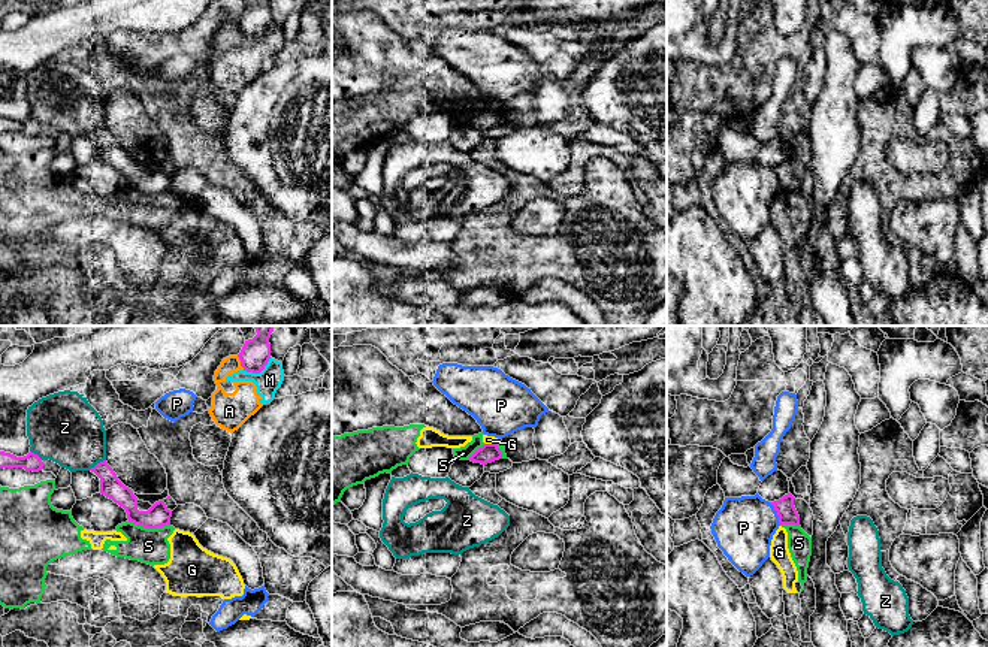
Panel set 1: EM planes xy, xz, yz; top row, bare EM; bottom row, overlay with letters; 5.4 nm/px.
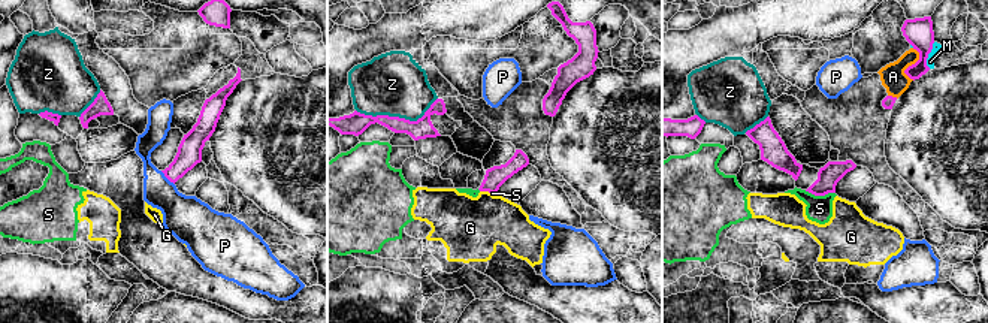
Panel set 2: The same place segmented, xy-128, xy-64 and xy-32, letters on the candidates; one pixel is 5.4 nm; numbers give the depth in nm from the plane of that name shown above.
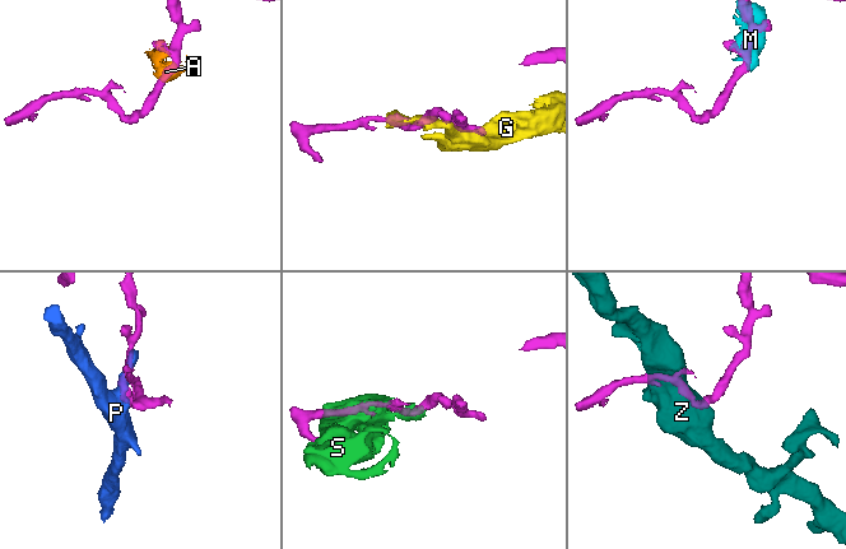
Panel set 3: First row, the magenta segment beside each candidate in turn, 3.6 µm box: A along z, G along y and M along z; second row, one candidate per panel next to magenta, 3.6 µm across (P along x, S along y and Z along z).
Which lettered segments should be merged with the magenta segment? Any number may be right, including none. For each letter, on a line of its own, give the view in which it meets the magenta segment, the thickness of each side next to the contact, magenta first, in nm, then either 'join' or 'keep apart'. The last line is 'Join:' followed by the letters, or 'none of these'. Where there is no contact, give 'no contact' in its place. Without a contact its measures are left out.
A: contact in xy; calibres 160 and 180 nm; keep apart
G: contact in xz; calibres 100 and 50 nm; keep apart
M: contact in xy; calibres 160 and 140 nm; keep apart
P: contact in yz; calibres 100 and 320 nm; keep apart
S: contact in xy; calibres 120 and 190 nm; keep apart
Z: contact in xy; calibres 110 and 380 nm; keep apart
Join: none of these

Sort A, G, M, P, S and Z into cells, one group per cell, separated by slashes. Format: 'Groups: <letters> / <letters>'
Groups: A M / G S / P / Z

